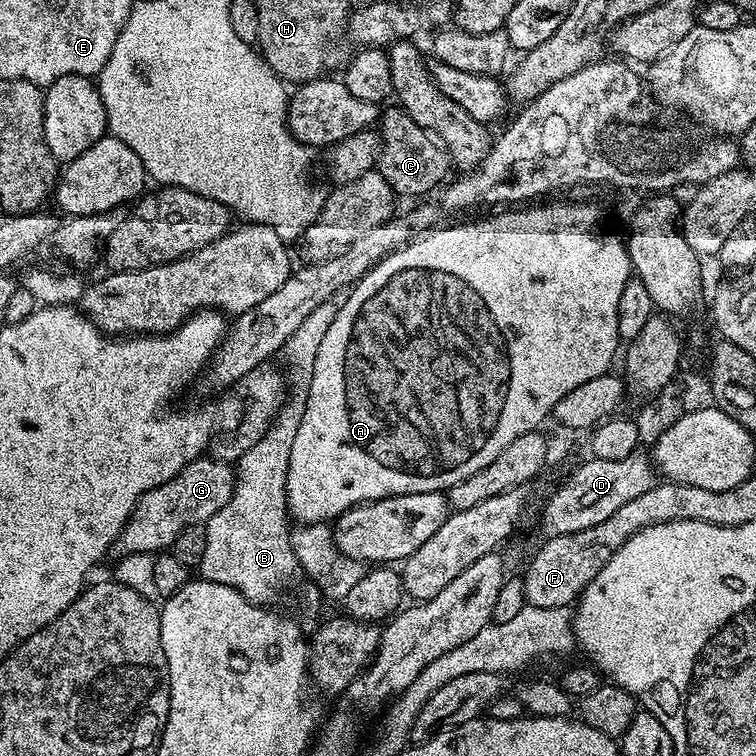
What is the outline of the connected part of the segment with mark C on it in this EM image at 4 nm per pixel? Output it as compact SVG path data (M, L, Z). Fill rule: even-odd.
M385 107L378 120L378 135L382 141L382 147L380 156L376 159L376 168L382 174L382 178L386 178L386 182L392 187L392 191L397 197L427 197L424 196L427 192L434 191L436 187L439 189L449 179L448 154L428 131L422 126L418 126L418 122L414 122L414 118L410 118L404 113L403 108L391 107Z

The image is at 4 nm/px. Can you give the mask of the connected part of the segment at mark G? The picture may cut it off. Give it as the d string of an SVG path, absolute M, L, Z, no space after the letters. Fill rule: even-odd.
M208 454L201 456L198 460L192 460L177 476L170 478L170 482L162 482L162 486L142 494L135 510L132 511L131 520L125 524L120 532L118 548L121 549L119 551L124 554L129 552L160 554L171 549L172 543L187 527L207 525L210 517L218 514L218 510L222 510L222 506L226 506L226 502L230 502L235 485L236 473L231 463L215 459Z

